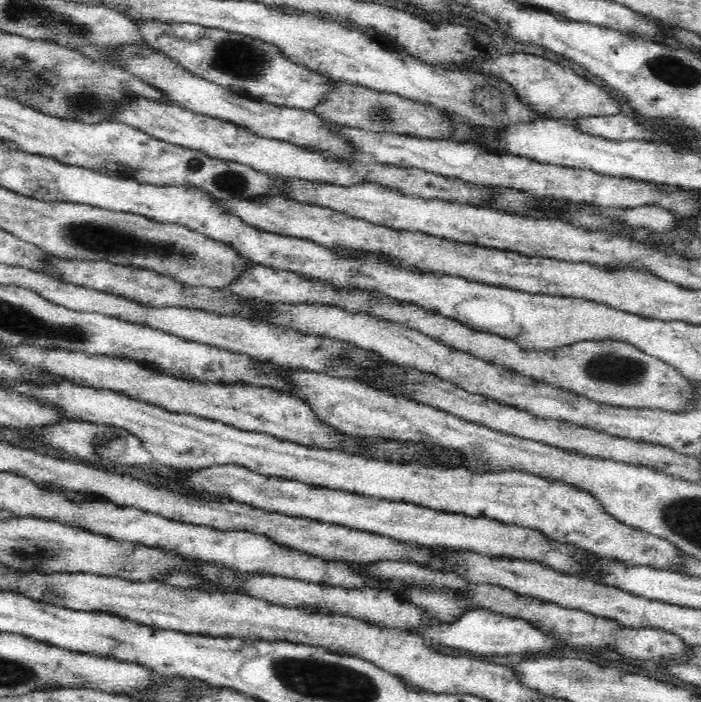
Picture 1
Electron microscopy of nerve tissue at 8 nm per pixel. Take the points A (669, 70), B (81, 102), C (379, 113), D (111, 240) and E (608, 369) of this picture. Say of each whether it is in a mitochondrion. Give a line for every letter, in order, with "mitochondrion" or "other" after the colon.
A: mitochondrion
B: mitochondrion
C: mitochondrion
D: mitochondrion
E: mitochondrion

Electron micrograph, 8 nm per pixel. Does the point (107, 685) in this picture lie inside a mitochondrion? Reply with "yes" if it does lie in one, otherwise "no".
no

